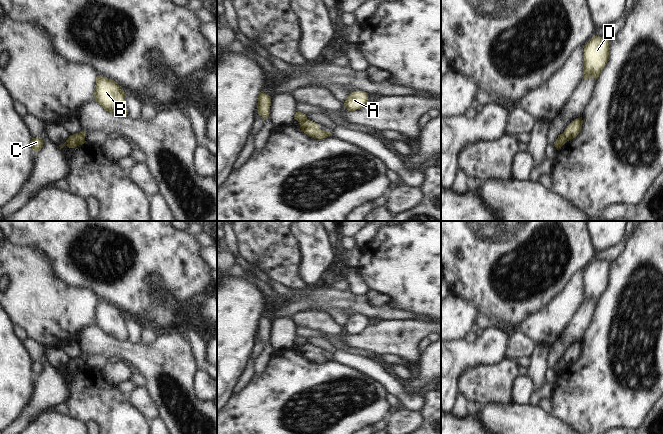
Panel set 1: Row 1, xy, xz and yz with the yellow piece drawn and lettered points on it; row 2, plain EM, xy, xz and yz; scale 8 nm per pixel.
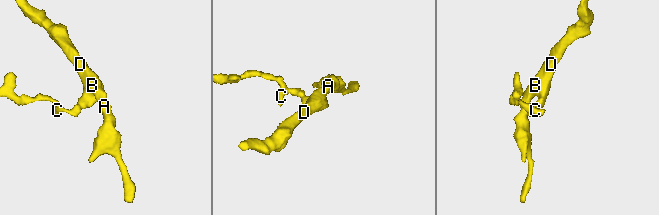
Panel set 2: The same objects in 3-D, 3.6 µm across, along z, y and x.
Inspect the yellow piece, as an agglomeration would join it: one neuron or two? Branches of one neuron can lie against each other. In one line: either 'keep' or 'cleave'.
cleave

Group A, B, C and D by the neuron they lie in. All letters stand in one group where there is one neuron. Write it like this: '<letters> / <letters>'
A B D / C

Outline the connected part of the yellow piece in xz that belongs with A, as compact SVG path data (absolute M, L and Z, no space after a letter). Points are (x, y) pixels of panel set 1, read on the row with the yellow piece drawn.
M353 91L344 101L344 106L348 111L360 109L368 102L368 93L364 91Z

